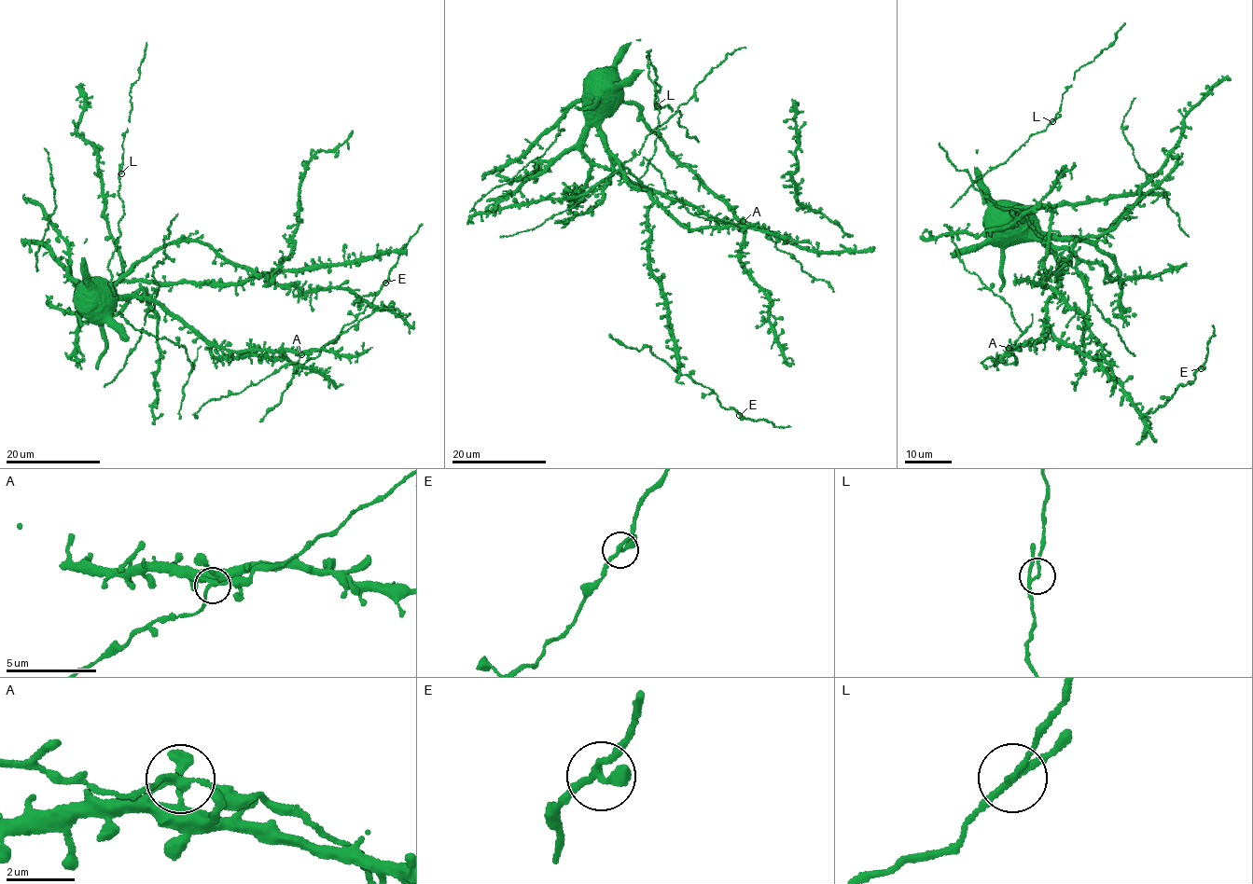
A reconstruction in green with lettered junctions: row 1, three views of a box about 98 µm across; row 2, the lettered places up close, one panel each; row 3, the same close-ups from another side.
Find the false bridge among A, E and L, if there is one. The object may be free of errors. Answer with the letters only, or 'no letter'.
no letter

